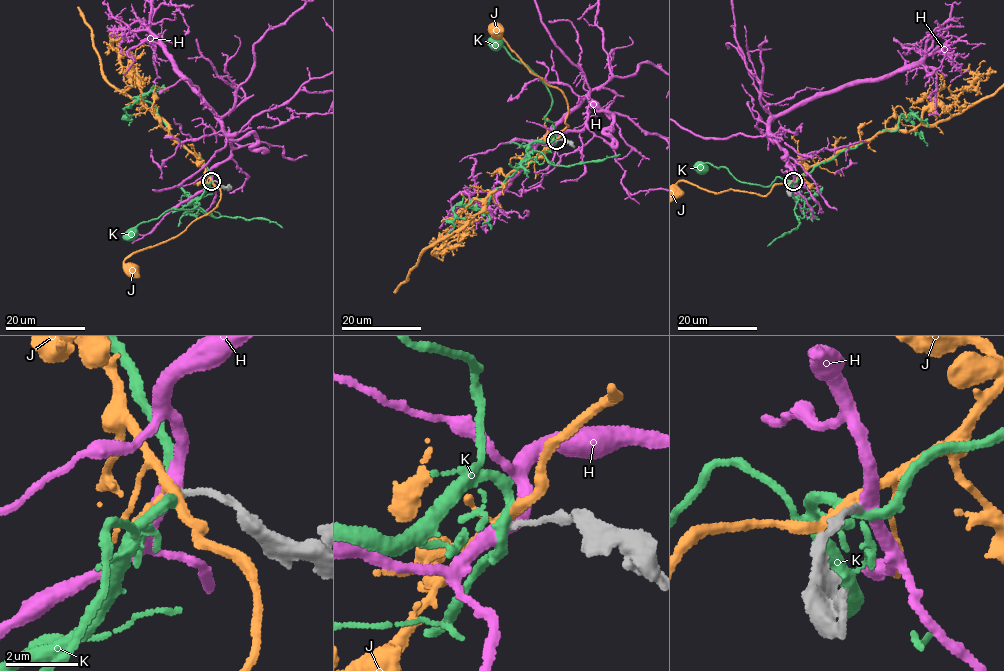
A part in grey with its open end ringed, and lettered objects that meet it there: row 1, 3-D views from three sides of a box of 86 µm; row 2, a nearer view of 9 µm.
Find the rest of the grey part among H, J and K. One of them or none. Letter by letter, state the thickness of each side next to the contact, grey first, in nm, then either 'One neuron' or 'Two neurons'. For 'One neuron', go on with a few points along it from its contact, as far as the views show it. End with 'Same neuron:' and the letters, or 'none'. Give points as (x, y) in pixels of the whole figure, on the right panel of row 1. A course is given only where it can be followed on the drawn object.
H: Thickness 160 nm (grey) against 360 nm. Two neurons
J: Thickness 170 nm (grey) against 220 nm. Two neurons
K: Thickness 160 nm (grey) against 280 nm. Two neurons
Same neuron: none

